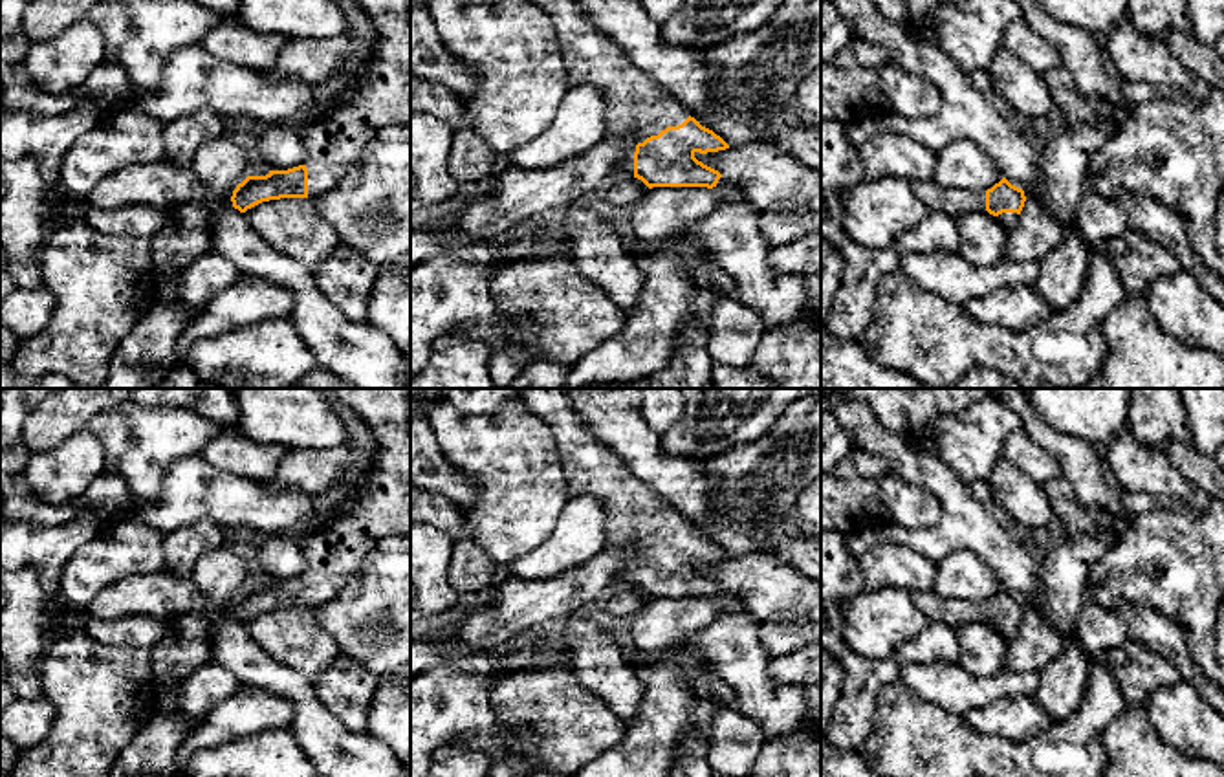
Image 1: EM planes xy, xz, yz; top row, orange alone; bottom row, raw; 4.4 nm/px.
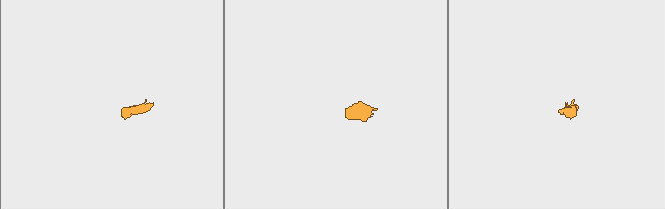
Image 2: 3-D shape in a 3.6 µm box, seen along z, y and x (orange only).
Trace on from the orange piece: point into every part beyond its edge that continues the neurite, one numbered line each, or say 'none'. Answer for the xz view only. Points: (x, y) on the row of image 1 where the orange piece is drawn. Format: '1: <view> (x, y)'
1: xz (636, 107)
2: xz (726, 193)

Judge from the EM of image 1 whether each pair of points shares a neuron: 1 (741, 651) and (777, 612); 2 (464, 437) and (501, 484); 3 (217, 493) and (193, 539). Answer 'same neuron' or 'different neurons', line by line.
1: different neurons
2: same neuron
3: different neurons

